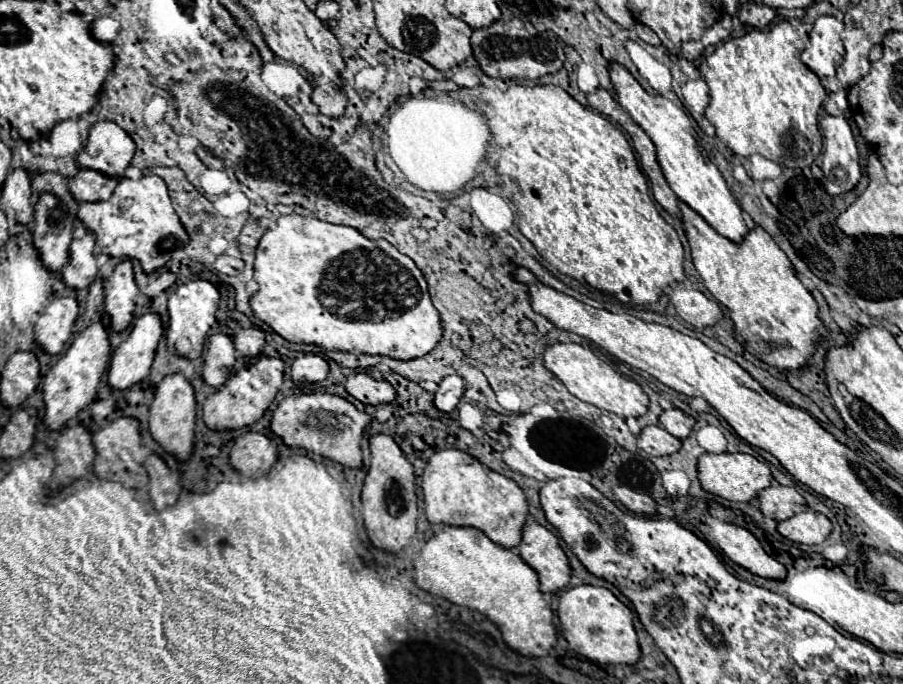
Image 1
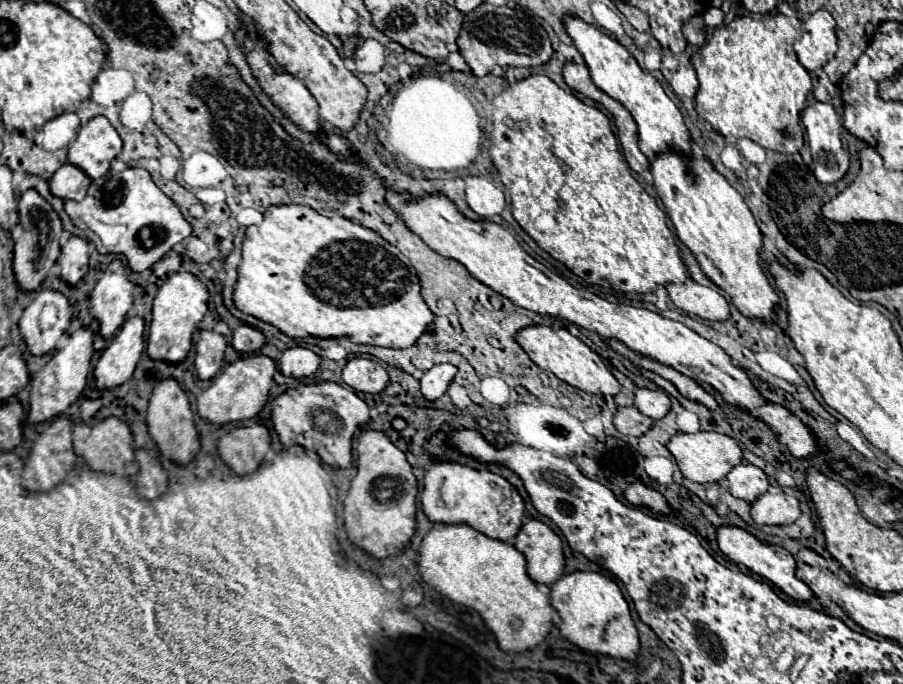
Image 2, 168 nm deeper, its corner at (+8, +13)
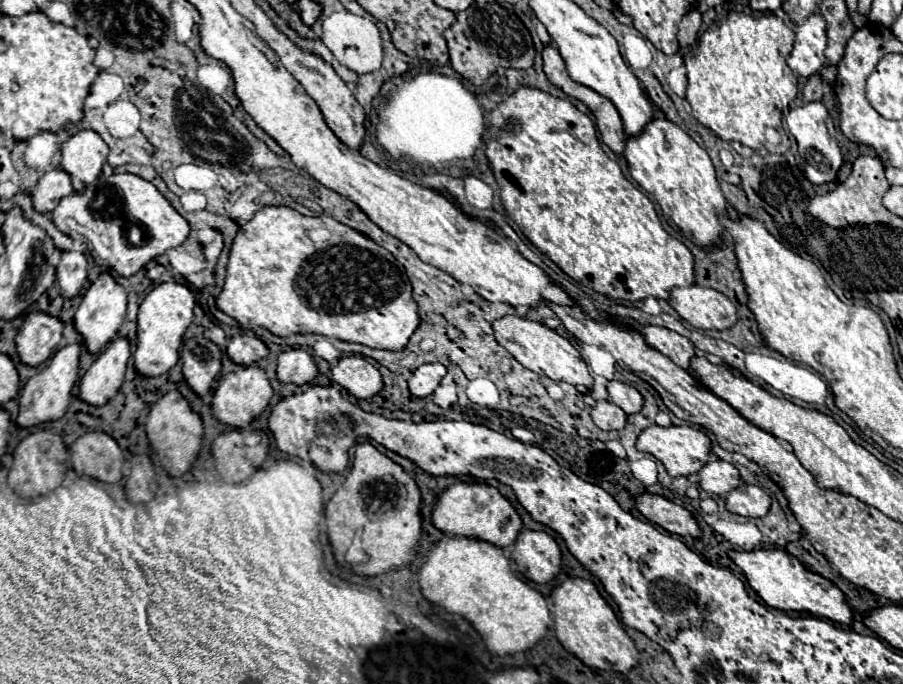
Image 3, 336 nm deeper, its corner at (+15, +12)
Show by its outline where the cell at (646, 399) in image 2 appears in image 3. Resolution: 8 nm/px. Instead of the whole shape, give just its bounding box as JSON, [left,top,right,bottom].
[606,380,642,414]

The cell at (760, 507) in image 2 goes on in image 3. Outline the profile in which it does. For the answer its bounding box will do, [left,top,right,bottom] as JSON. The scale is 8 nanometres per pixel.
[726,482,770,518]

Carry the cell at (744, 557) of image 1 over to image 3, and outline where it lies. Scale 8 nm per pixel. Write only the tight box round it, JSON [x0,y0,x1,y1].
[728,548,854,624]

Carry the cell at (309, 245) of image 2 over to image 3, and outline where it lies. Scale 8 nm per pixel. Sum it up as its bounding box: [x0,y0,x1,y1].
[216,206,420,352]

